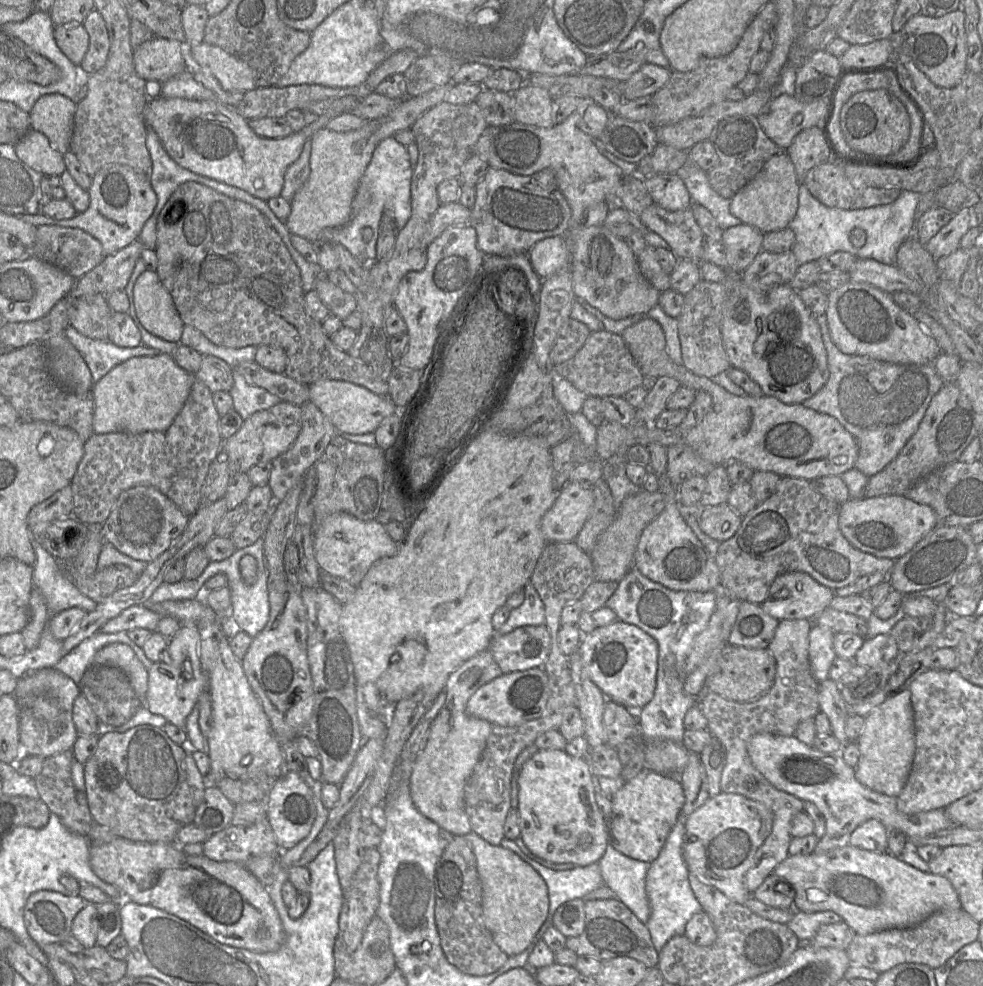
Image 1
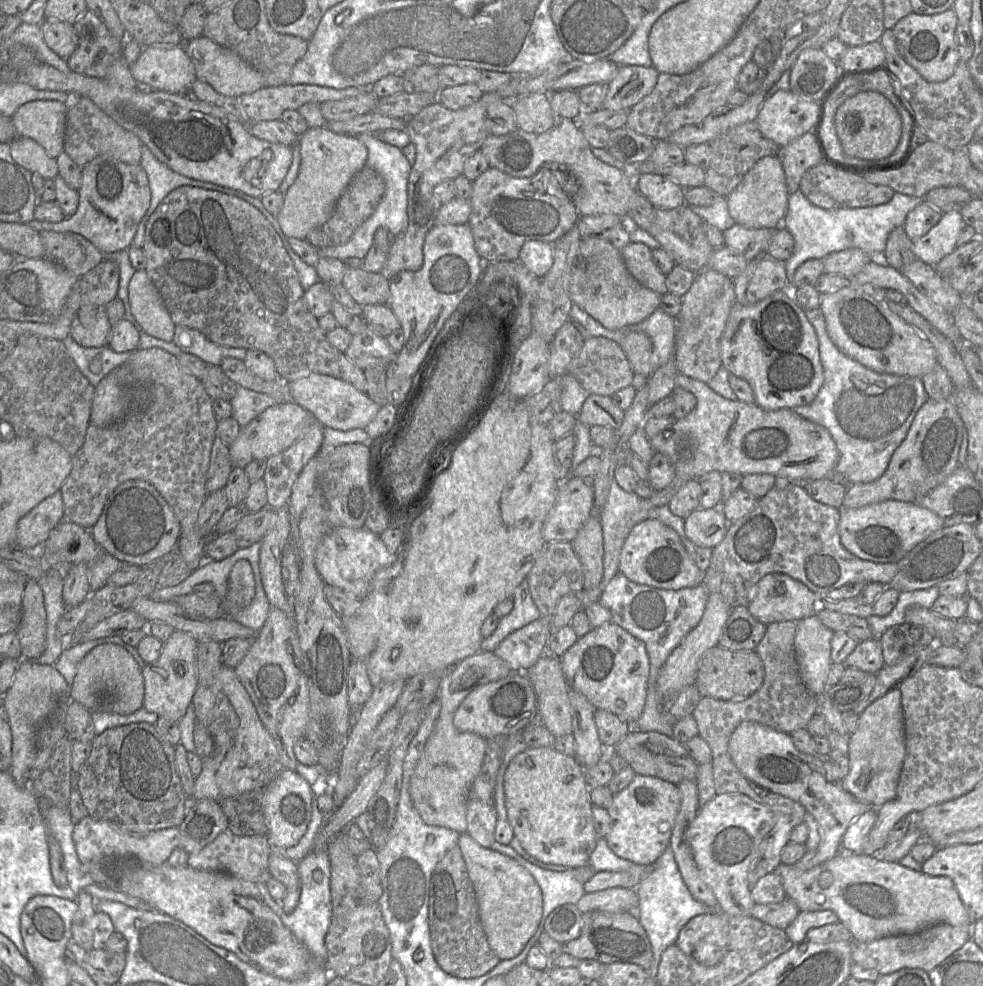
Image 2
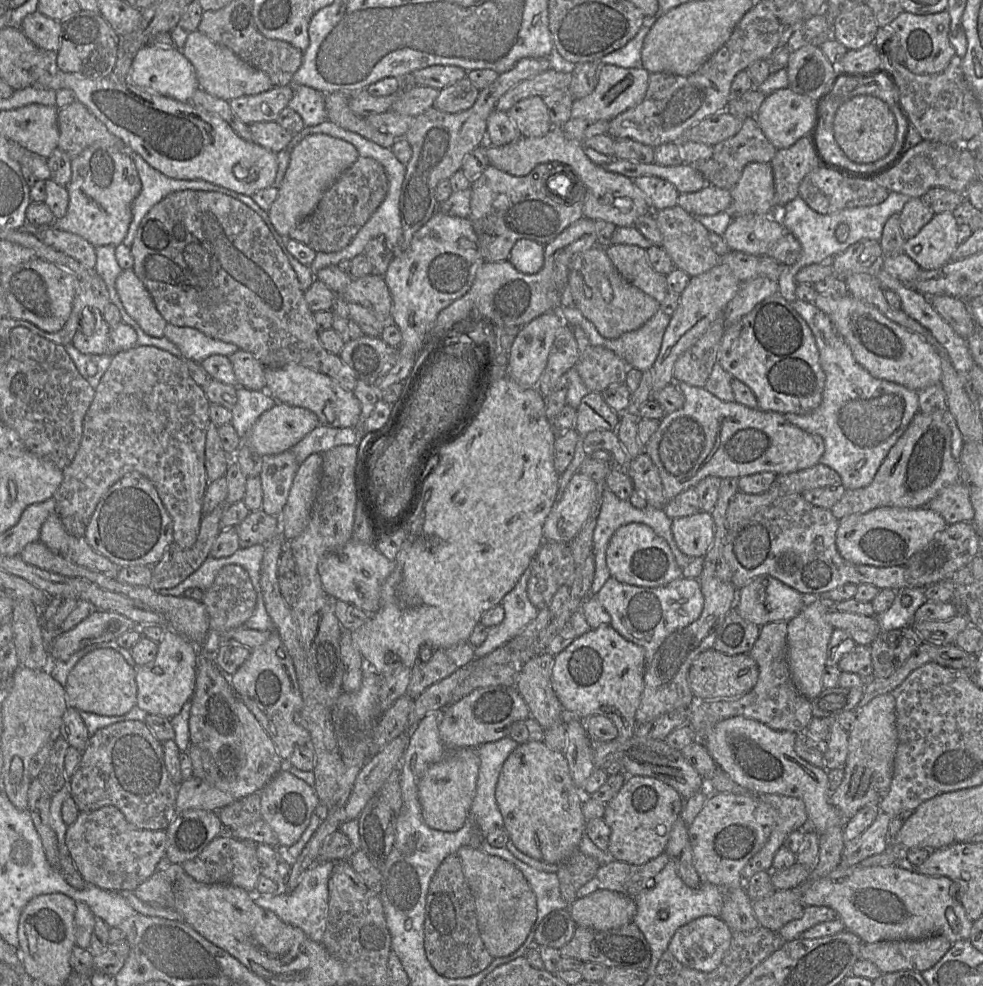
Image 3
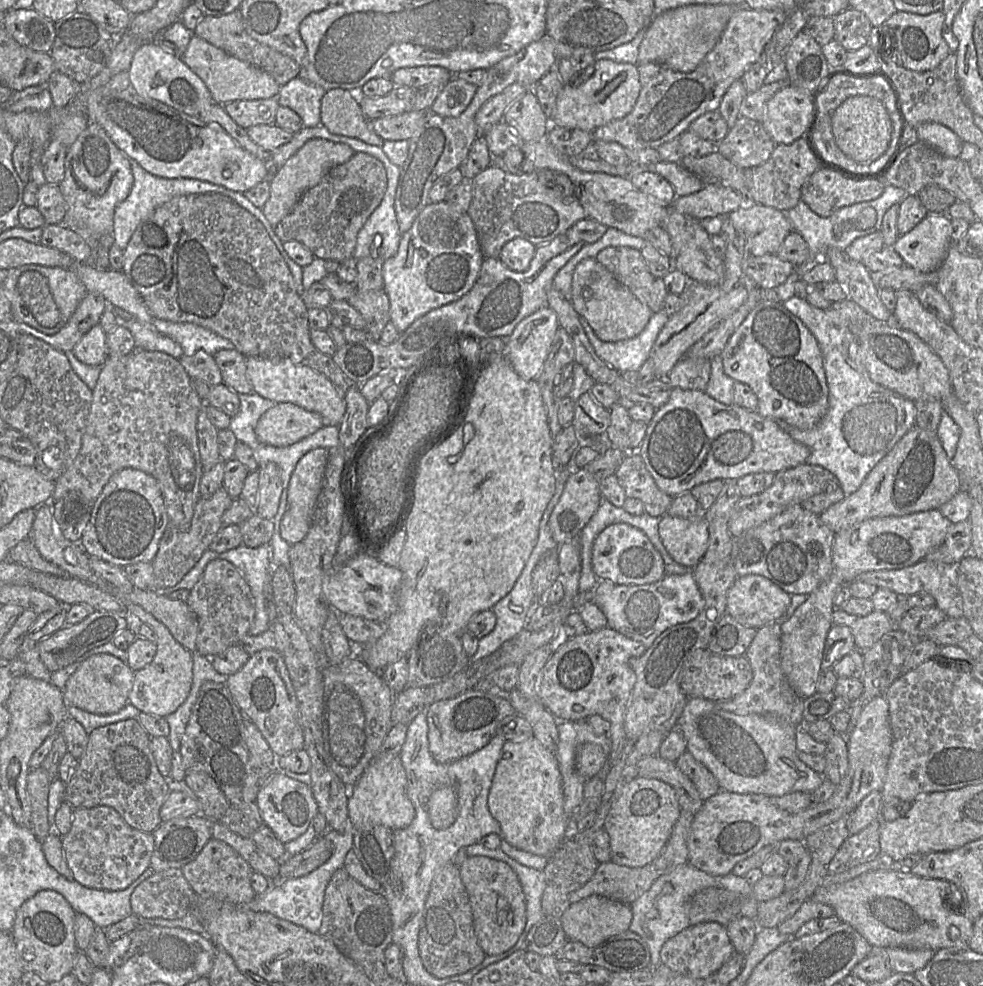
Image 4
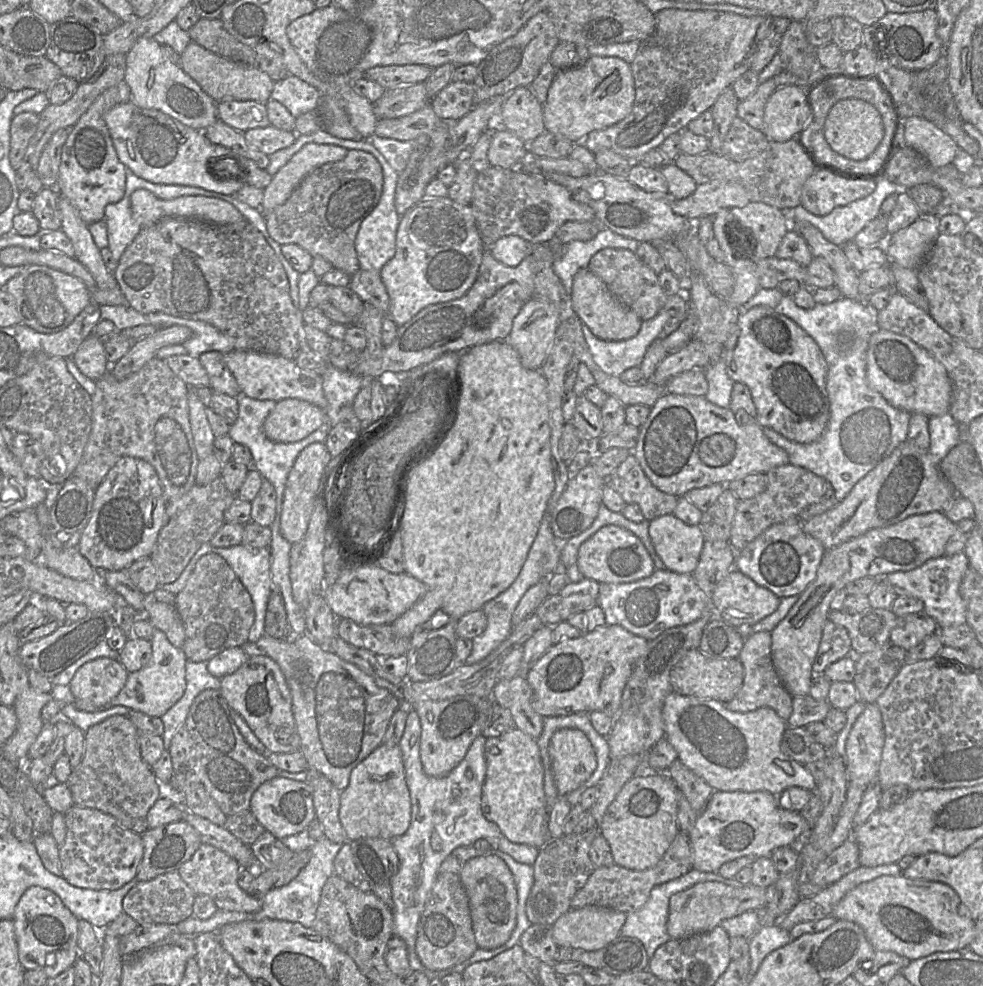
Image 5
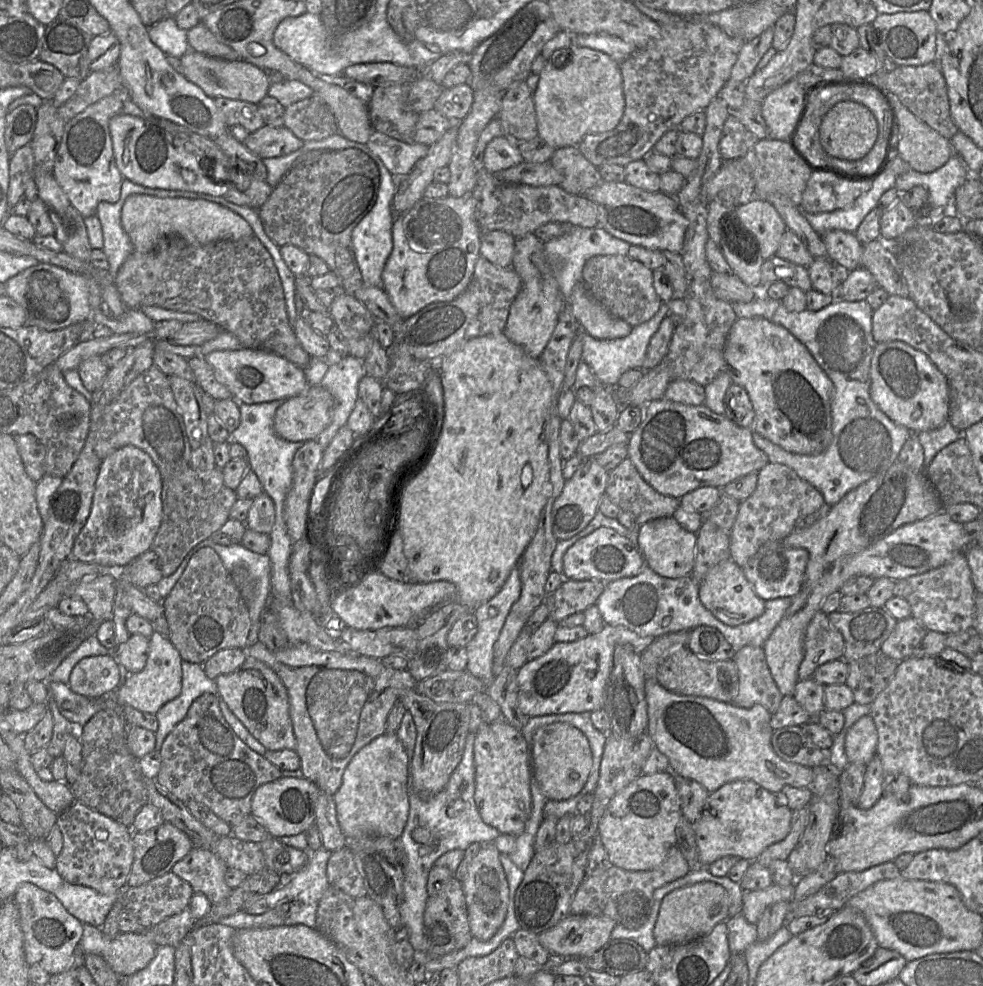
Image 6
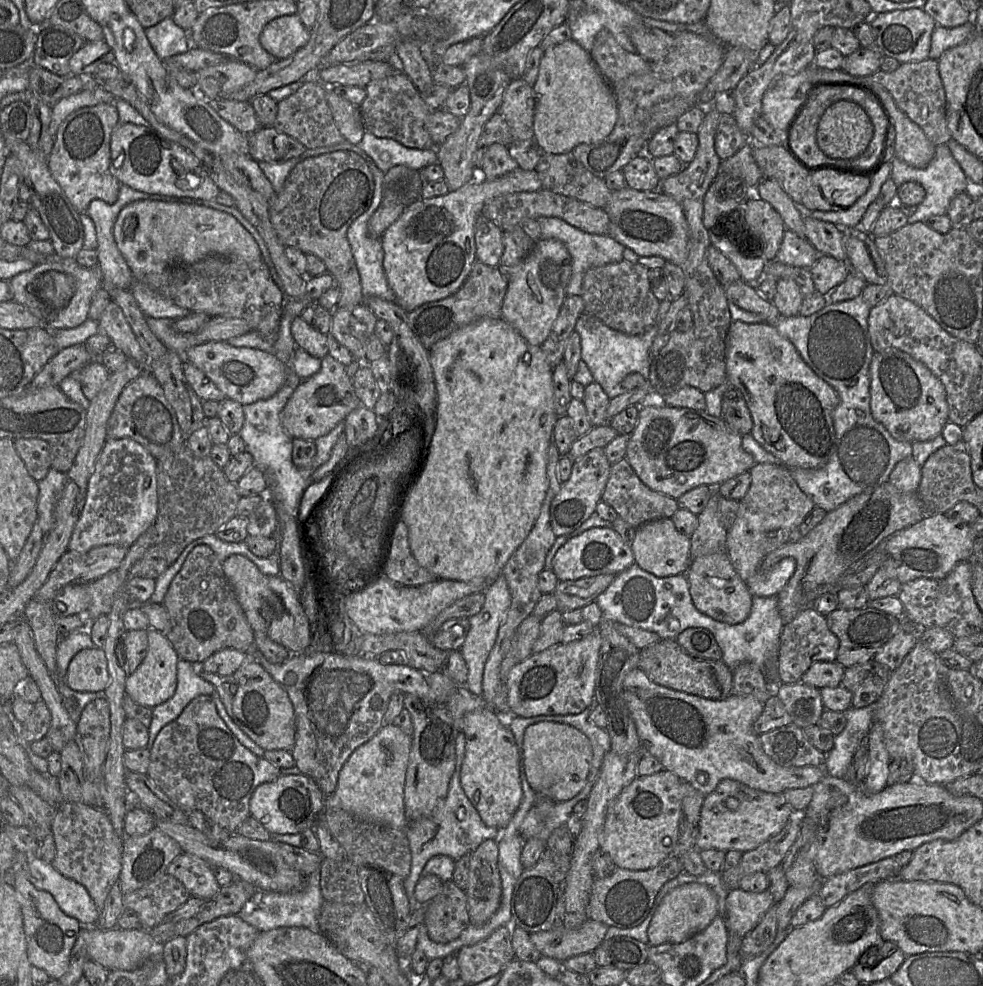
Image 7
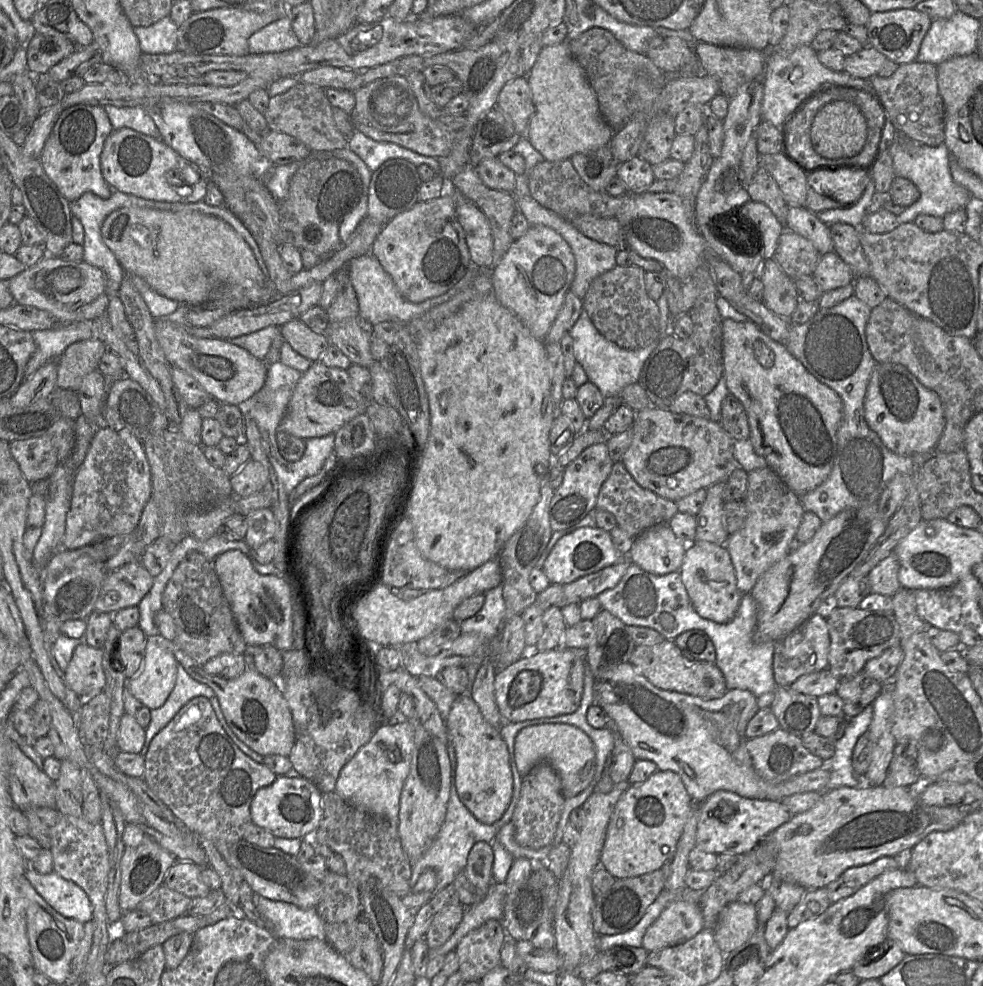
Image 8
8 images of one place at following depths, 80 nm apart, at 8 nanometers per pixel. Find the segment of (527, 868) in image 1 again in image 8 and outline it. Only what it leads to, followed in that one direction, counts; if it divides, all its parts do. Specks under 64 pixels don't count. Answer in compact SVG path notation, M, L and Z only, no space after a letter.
M477 842L471 848L467 857L464 872L468 881L474 886L476 903L483 900L493 882L492 866L494 851L492 844Z

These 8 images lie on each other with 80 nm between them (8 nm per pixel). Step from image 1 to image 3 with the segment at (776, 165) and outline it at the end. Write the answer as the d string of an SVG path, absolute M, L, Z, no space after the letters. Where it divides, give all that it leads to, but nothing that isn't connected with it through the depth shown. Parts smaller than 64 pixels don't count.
M749 163L736 185L730 190L732 203L728 211L733 216L774 214L775 190L770 163Z

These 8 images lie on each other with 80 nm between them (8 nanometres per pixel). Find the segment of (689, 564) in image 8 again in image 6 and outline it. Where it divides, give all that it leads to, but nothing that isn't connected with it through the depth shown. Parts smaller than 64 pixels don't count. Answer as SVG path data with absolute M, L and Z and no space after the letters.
M731 559L724 560L709 570L699 583L699 598L705 608L718 620L730 626L758 618L763 614L766 602L755 593L741 567Z

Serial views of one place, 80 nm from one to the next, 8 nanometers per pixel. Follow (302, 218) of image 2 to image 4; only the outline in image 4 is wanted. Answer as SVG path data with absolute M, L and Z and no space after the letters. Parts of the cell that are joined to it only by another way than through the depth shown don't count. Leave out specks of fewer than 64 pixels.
M322 138L307 141L287 160L270 182L270 197L262 211L273 230L292 211L307 190L319 184L332 168L347 162L354 154L355 151L347 144L335 143Z

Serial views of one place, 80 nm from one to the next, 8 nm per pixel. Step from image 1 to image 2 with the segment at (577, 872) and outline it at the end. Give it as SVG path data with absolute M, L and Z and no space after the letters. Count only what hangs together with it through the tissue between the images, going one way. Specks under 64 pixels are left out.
M494 842L490 849L514 859L534 877L543 896L543 913L540 921L545 922L548 915L559 906L577 904L585 894L584 884L575 878L574 869L555 872L539 868L521 857L509 844Z

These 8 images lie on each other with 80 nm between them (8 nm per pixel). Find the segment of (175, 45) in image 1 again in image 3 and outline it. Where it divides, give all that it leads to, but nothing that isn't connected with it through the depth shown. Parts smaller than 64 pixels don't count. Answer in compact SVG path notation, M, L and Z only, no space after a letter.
M146 45L135 54L130 69L130 83L184 103L191 102L194 93L200 88L195 68L181 50L156 45Z

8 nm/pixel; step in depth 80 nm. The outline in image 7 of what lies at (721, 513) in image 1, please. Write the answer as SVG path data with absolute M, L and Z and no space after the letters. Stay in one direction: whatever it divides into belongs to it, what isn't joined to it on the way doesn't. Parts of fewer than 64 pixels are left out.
M671 518L649 521L637 528L631 549L635 563L659 578L686 574L693 559L690 537L678 532Z

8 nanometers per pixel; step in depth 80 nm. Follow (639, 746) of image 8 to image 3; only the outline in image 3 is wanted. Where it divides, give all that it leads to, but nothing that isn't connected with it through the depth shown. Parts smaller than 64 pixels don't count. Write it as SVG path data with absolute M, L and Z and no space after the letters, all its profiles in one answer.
M735 716L718 722L713 727L711 732L707 735L706 739L704 741L698 741L698 742L703 743L703 745L711 755L713 761L715 762L716 766L724 770L730 776L730 778L740 786L750 790L753 793L775 794L775 795L790 796L801 799L806 807L806 812L808 815L808 823L811 824L812 828L815 829L819 835L823 834L827 829L834 826L844 827L846 825L847 820L849 819L844 817L829 801L829 797L832 793L830 793L829 790L828 770L826 770L825 768L818 768L808 763L807 761L803 760L802 758L800 758L794 749L796 738L797 738L797 733L790 731L775 730L757 720L746 718L744 716Z

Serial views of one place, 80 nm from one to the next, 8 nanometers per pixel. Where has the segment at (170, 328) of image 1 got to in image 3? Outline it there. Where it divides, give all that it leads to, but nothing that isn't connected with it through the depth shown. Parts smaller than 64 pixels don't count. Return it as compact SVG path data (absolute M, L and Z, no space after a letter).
M123 270L116 280L116 290L127 313L149 336L164 337L168 324L157 310L155 303L133 270Z

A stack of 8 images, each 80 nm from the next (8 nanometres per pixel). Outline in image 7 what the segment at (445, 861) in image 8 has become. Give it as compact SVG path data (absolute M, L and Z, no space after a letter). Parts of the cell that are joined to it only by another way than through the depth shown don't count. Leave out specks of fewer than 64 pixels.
M459 732L456 739L458 746L456 772L454 772L454 776L451 778L446 797L439 802L429 816L407 821L404 829L411 852L411 869L410 874L404 880L404 890L409 901L411 912L422 906L416 900L414 891L426 863L431 858L446 855L457 861L466 853L473 852L485 840L495 840L498 835L499 829L485 825L461 786L460 775L465 755L465 741L464 733Z

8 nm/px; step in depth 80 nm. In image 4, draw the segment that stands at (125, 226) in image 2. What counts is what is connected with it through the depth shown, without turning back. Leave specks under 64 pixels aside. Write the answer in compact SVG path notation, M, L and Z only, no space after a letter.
M90 123L67 148L65 175L59 184L66 204L66 216L60 225L65 225L93 243L112 234L115 209L129 196L134 182L130 160L103 128Z

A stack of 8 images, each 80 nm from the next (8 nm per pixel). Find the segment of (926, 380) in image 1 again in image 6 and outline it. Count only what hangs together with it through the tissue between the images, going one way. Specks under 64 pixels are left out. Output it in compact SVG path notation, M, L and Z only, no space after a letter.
M835 300L818 311L789 312L782 304L778 306L771 321L786 328L810 352L825 372L834 387L831 402L832 440L827 449L818 455L776 453L775 463L789 467L804 481L814 486L823 496L824 503L834 506L851 490L872 477L886 471L898 455L912 432L905 426L893 422L872 401L870 389L870 364L876 342L872 335L872 308L865 300Z

